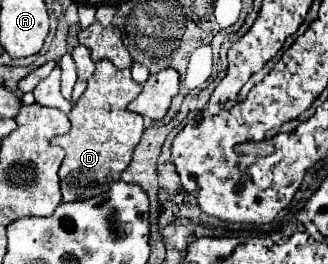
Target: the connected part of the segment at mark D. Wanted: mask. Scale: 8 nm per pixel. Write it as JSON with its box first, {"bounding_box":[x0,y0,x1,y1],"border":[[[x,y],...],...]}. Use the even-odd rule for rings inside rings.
{"bounding_box":[53,59,143,203],"border":[[[109,59],[97,63],[93,77],[87,81],[85,93],[69,113],[71,129],[61,137],[53,137],[53,145],[63,147],[67,153],[59,169],[65,203],[105,193],[109,189],[109,177],[117,181],[127,169],[143,135],[143,117],[127,111],[127,105],[139,93],[141,85],[133,81],[129,69],[117,69]]]}

